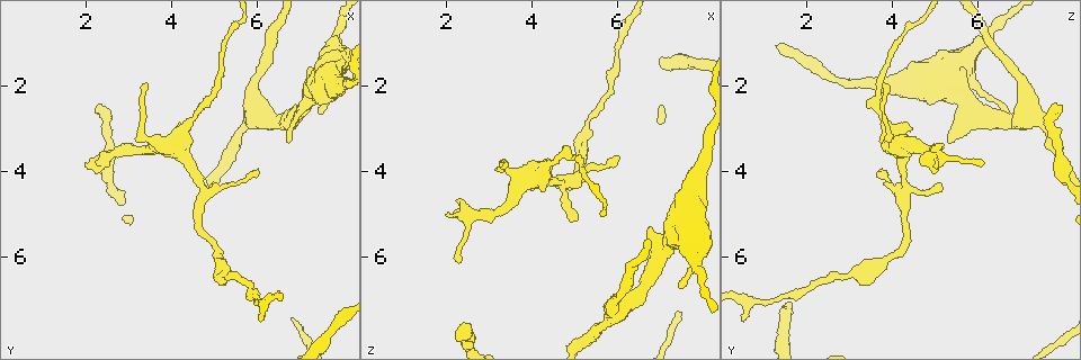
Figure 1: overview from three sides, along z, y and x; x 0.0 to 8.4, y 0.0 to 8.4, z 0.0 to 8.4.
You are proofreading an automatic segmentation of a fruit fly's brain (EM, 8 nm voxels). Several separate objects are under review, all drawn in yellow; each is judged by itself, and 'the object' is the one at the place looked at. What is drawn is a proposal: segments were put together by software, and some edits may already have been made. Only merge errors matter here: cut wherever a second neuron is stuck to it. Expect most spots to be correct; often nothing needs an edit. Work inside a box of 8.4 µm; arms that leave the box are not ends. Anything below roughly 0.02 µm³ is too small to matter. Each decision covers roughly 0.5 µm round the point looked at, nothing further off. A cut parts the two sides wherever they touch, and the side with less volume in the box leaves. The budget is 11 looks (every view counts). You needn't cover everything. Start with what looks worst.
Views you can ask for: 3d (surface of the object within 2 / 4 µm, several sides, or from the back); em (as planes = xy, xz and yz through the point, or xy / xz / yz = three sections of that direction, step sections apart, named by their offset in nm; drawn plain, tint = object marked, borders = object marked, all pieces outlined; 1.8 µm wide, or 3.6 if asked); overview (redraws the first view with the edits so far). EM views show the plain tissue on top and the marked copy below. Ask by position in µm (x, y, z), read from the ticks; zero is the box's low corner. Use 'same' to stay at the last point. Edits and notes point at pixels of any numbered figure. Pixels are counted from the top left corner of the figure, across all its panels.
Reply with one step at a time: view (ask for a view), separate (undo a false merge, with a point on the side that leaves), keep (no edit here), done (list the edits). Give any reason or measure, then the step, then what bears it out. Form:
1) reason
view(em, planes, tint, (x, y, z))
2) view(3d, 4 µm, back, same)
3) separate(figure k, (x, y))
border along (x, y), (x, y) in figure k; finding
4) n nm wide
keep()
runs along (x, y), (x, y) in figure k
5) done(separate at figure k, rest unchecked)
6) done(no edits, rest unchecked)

sharp bend
view(em, planes, borders, (6.95, 2.65, 6.15))

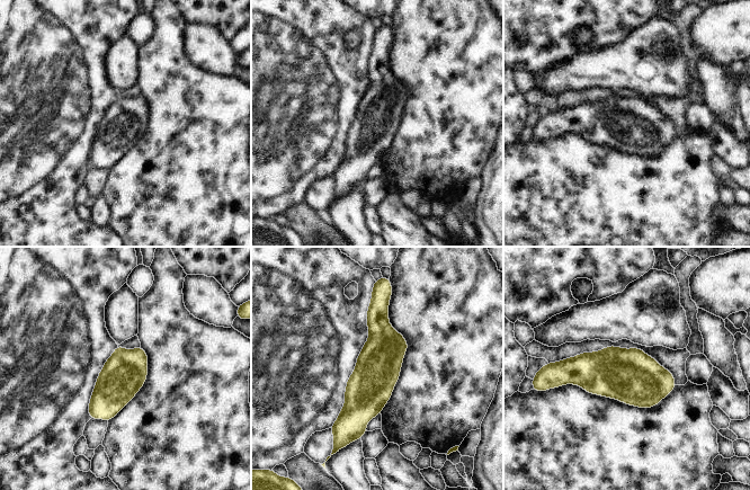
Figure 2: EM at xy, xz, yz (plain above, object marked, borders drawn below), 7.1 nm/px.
320 nm wide
keep()
runs along (383, 305), (380, 363), (354, 436) in figure 2; all the same neuron

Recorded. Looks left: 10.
branch point
view(em, xz, step 16, tint, (4.75, 4.50, 4.25))

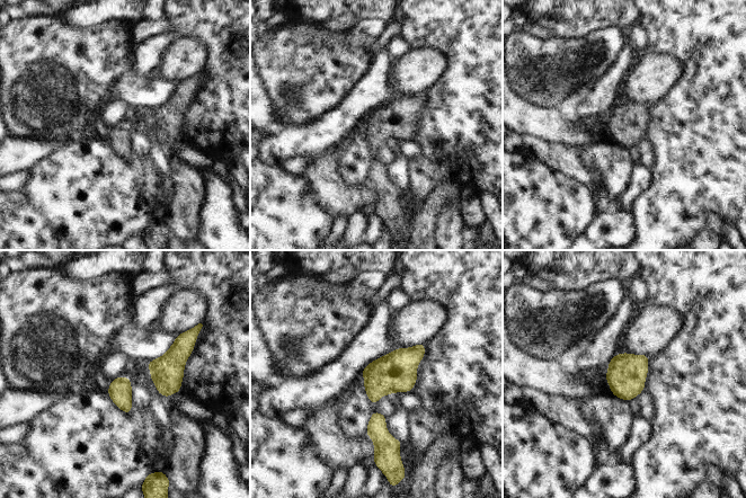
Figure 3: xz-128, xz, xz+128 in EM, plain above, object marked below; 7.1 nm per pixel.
keep()
one neuron here

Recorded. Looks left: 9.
abrupt turn
view(3d, 4 µm, (2.60, 3.60, 5.05))

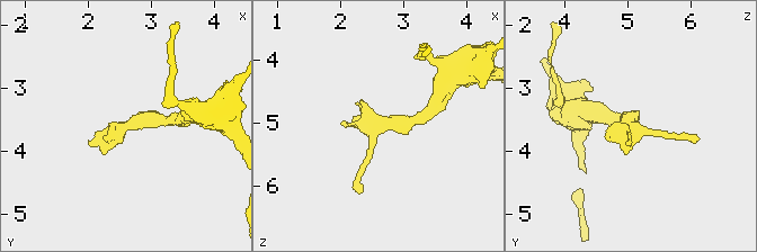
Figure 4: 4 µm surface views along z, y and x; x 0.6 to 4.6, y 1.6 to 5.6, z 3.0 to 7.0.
view(em, planes, tint, (2.60, 3.60, 5.00))

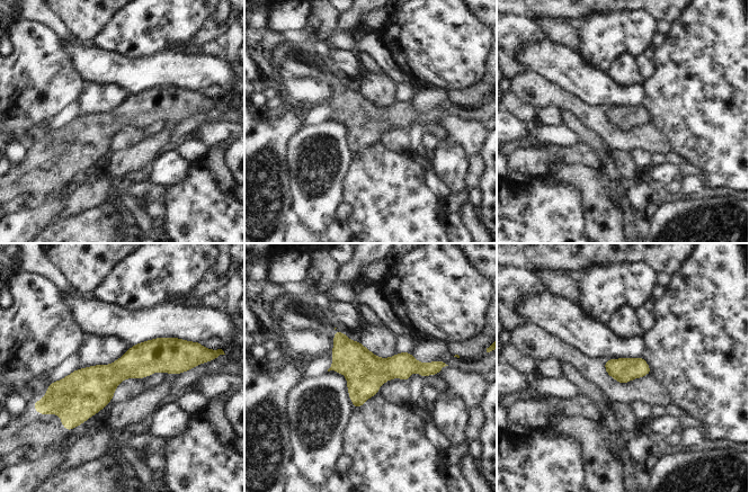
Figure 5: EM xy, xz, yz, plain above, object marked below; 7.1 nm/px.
170 nm wide
keep()
runs along (186, 364), (53, 386) in figure 5; all the same neuron

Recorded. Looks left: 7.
sudden change in width
view(em, 3.6 µm, planes, tint, (5.25, 6.45, 3.20))

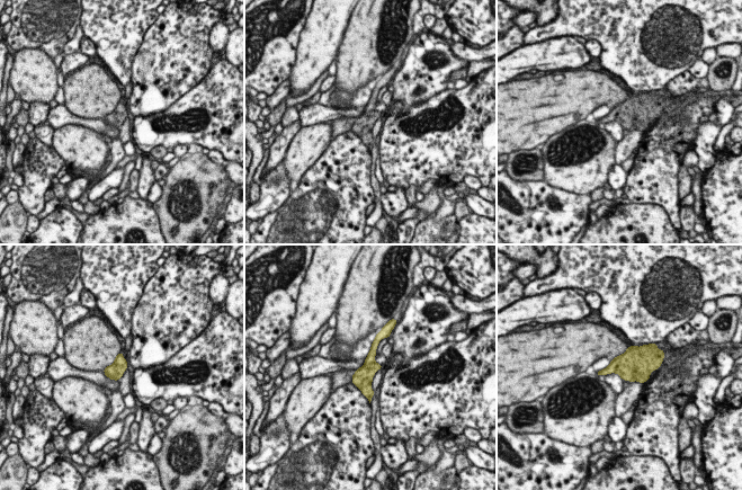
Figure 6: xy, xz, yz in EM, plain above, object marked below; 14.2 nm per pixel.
240 nm wide
keep()
all the same neuron

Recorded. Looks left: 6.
done(no edits, rest unchecked)

